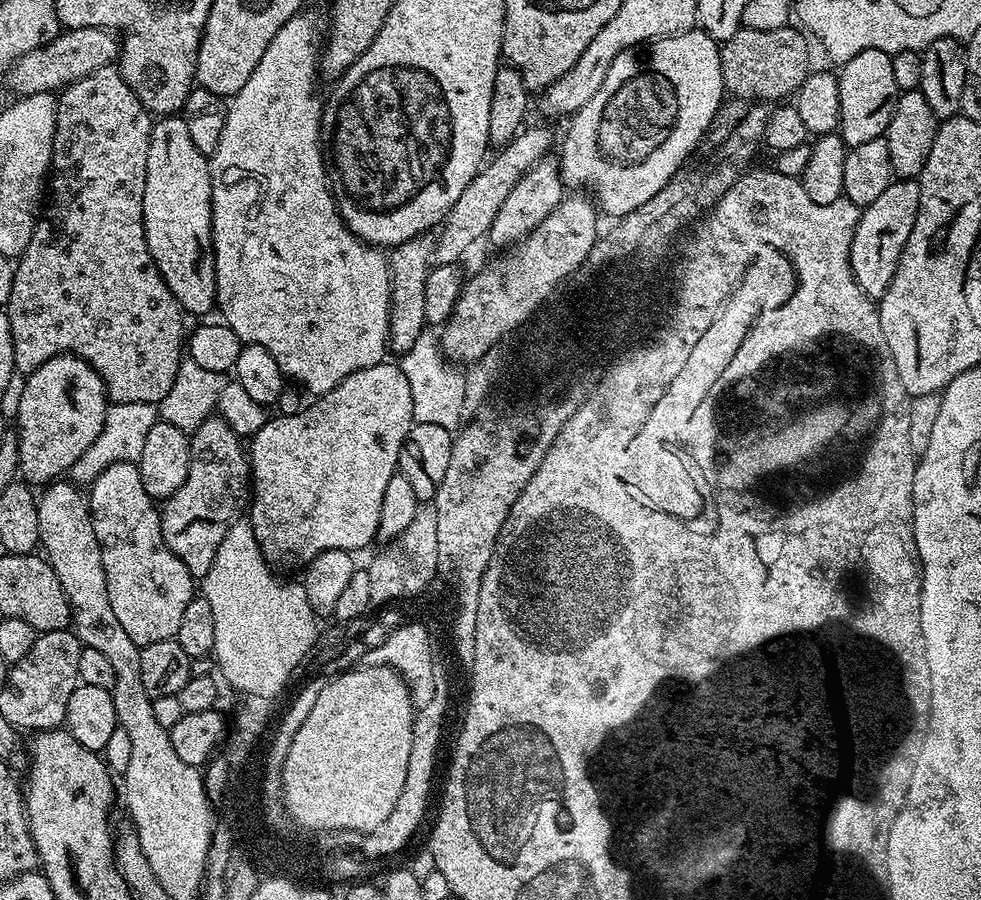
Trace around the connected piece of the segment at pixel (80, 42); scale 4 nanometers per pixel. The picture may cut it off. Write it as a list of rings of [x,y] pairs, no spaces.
[[[70,28],[61,31],[50,42],[39,44],[34,50],[22,54],[16,63],[3,73],[4,84],[13,97],[55,93],[68,85],[94,74],[94,70],[109,67],[119,57],[120,40],[115,31],[106,28]]]

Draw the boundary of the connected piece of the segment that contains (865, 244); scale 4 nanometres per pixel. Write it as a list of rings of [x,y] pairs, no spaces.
[[[916,178],[893,179],[881,196],[874,198],[868,207],[860,213],[860,221],[854,230],[850,246],[850,266],[854,278],[866,295],[873,301],[879,301],[886,294],[894,278],[894,270],[910,230],[914,230],[914,218],[920,213],[920,181]]]

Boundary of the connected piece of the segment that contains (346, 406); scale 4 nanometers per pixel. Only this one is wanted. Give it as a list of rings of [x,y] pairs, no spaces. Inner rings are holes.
[[[381,362],[370,366],[366,370],[358,370],[350,374],[334,390],[325,392],[323,396],[313,399],[300,412],[283,416],[276,414],[268,418],[264,425],[250,437],[250,519],[254,538],[258,538],[258,546],[262,550],[264,559],[269,565],[276,564],[300,564],[312,560],[318,554],[326,550],[346,550],[353,554],[359,553],[359,548],[364,548],[368,543],[376,540],[376,531],[380,525],[380,511],[383,506],[383,495],[390,483],[390,478],[398,472],[400,463],[400,451],[404,445],[404,439],[412,429],[414,419],[414,401],[410,394],[410,385],[406,380],[399,363]]]

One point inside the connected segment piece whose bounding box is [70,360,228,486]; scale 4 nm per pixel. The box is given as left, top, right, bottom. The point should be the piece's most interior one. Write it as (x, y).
(193, 397)

